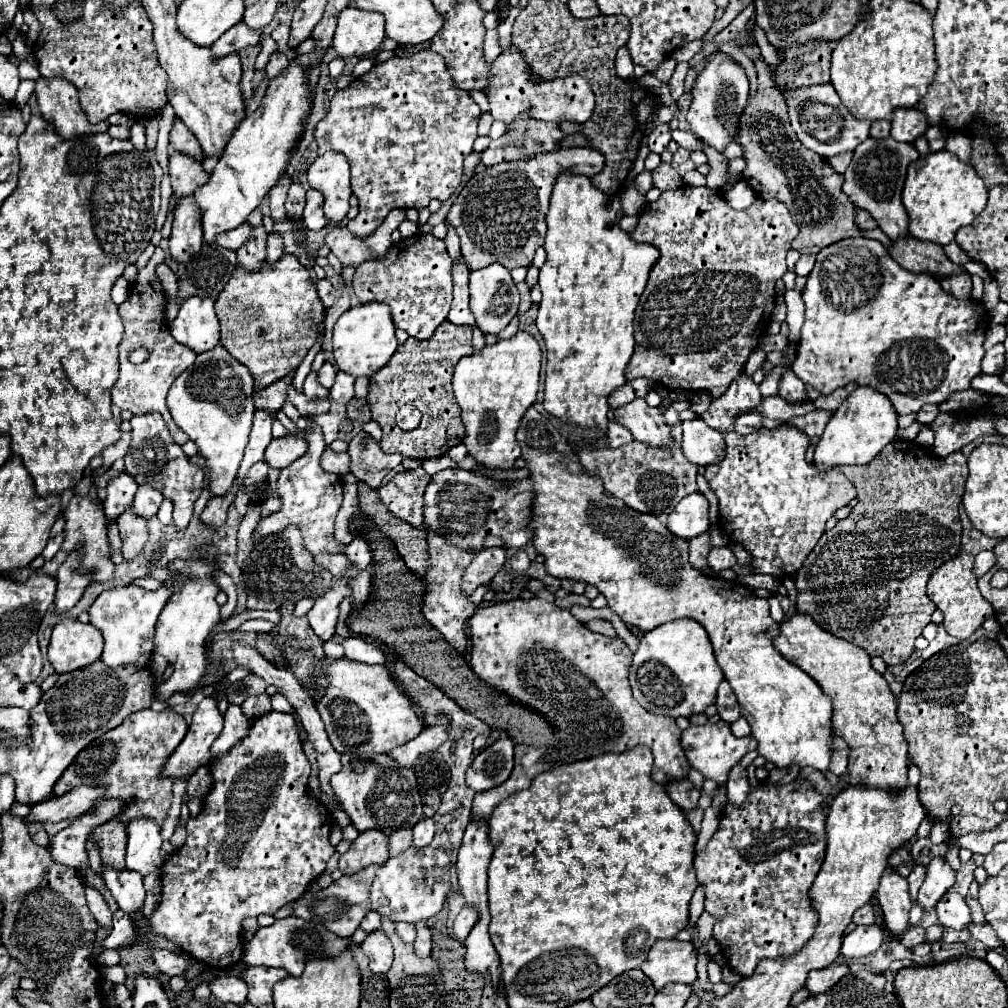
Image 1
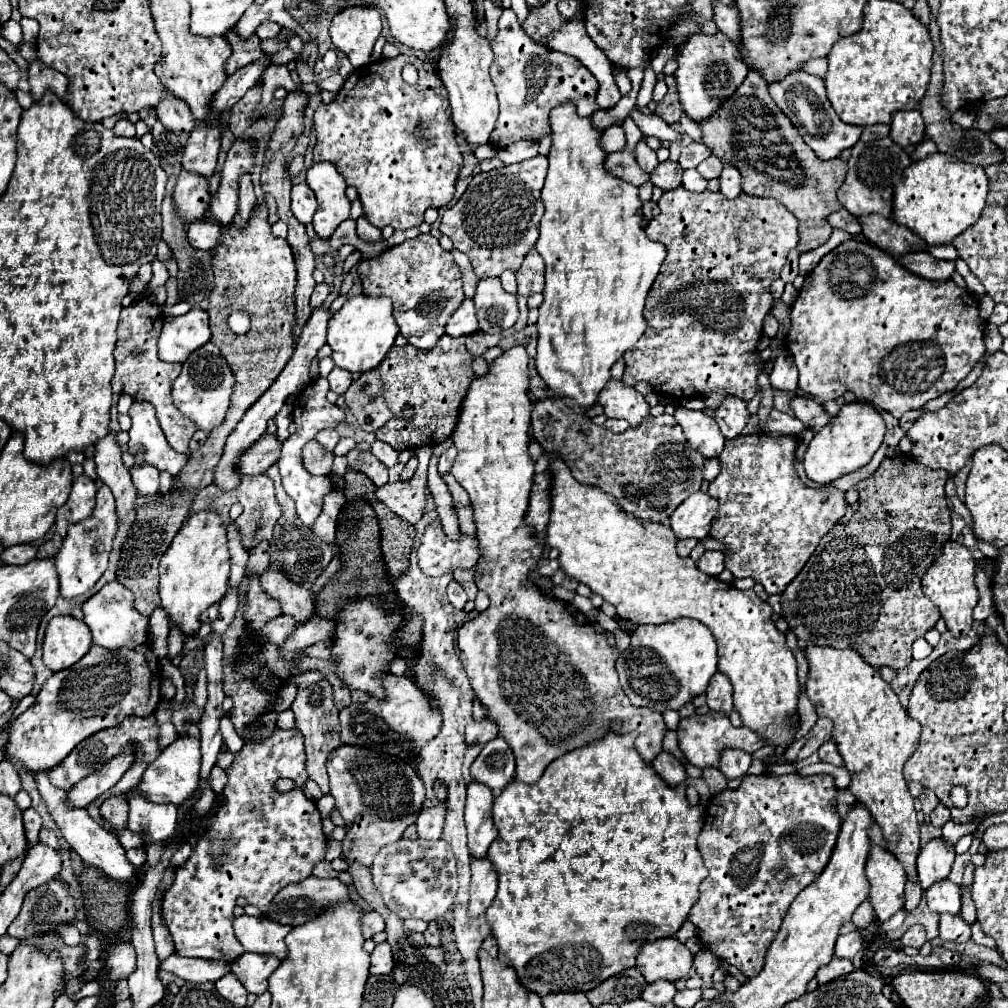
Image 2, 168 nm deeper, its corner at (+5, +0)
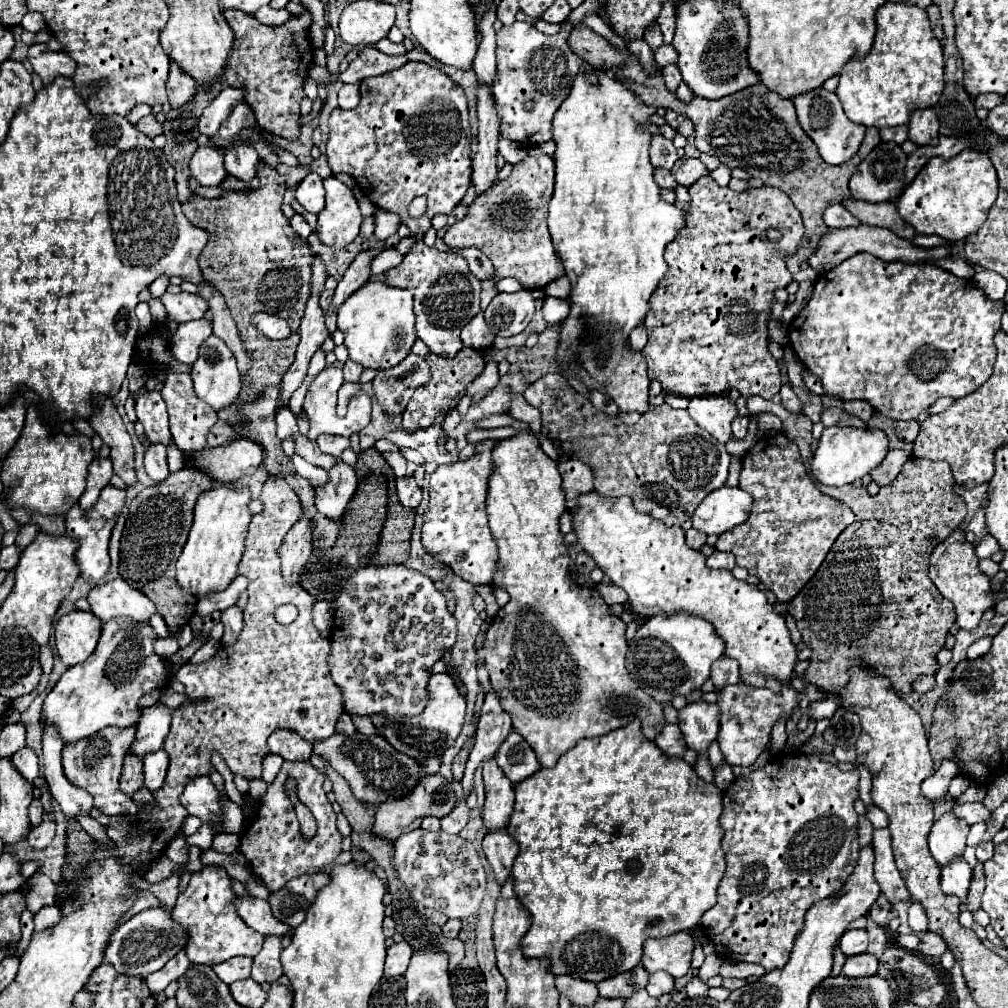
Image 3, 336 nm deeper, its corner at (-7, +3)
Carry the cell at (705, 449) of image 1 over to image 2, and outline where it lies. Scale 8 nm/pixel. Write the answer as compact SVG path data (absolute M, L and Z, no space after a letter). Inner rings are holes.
M678 407L674 417L684 429L688 443L704 457L718 457L722 453L726 439L720 433L714 417L706 415L704 411L690 411L686 407Z

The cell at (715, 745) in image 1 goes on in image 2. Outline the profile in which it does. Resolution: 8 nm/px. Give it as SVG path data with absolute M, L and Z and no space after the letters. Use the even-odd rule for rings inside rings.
M708 711L706 715L690 715L682 717L678 723L678 747L684 753L686 761L704 769L704 767L716 767L722 749L744 749L746 753L754 753L764 745L762 737L756 737L756 733L748 727L734 727L730 719L724 713Z

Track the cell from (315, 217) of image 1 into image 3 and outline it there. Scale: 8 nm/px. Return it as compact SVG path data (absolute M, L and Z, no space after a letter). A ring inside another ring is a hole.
M310 172L300 186L296 188L296 200L302 204L306 212L318 214L324 208L324 186L322 178L316 172Z

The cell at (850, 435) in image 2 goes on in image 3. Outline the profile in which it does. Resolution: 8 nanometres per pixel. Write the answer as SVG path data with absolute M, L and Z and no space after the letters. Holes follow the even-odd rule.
M832 426L832 428L824 428L810 468L818 482L826 486L844 486L844 484L852 484L854 480L864 478L870 470L874 470L884 460L886 454L888 454L888 436L880 428Z

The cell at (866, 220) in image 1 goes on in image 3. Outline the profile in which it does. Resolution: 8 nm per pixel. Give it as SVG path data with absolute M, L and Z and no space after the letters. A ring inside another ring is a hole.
M842 204L828 206L824 212L824 222L830 228L848 228L848 226L860 226L860 220L848 214L848 210Z

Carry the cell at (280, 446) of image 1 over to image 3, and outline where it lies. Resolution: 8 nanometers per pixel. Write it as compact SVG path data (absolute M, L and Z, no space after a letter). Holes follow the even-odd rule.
M248 438L234 440L220 448L206 448L200 454L188 454L188 462L208 472L216 482L236 482L252 476L264 462L264 448Z

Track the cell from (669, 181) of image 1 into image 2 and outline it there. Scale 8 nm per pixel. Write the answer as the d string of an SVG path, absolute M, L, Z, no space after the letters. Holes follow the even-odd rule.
M664 161L660 163L654 171L652 171L652 183L664 191L670 191L670 189L676 189L682 185L682 173L684 169L680 167L680 163L674 163L674 161Z

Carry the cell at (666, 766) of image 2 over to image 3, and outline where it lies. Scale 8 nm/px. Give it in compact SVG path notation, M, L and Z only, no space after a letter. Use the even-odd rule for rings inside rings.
M668 722L654 742L668 758L684 758L684 752L688 750L684 736L680 734L680 728L676 724L668 724Z

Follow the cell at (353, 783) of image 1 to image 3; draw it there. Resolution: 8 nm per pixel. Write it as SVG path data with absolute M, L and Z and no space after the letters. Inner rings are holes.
M356 732L354 736L334 734L326 740L314 740L314 752L324 756L328 764L346 778L352 788L352 794L358 802L370 804L386 804L406 798L422 780L424 772L418 760L394 750L382 736L364 736Z

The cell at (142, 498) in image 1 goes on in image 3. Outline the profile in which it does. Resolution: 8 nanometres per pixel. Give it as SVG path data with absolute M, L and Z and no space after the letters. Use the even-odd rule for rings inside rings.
M150 446L144 456L144 468L154 482L162 482L170 474L166 466L166 446Z

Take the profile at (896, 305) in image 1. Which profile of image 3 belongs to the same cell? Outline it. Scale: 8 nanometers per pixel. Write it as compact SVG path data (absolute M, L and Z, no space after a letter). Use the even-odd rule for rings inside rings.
M860 252L854 254L852 258L840 262L838 266L834 266L832 270L824 272L818 276L812 296L806 304L806 308L802 308L802 312L792 320L788 334L790 334L790 342L800 358L800 362L820 378L822 388L826 394L830 396L840 396L842 400L854 400L854 398L862 398L868 400L874 410L894 418L894 420L912 420L916 418L922 410L928 410L938 398L942 396L952 396L952 398L962 398L966 394L970 394L972 390L976 390L980 384L984 384L990 374L992 374L992 366L996 360L996 348L994 348L994 334L1000 330L1000 316L1004 312L1006 304L1004 302L994 302L990 300L982 290L978 290L972 280L962 280L956 278L952 272L936 266L936 264L904 264L904 262L884 262L868 252Z

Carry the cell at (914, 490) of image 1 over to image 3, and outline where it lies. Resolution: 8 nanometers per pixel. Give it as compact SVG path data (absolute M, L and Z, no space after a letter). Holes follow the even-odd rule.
M746 396L746 408L750 414L772 412L784 420L784 434L798 444L812 484L848 504L858 520L866 520L866 524L850 524L838 536L818 572L790 600L788 612L796 618L802 640L812 648L804 678L824 692L834 692L848 682L848 662L860 658L878 674L888 676L898 694L910 692L910 684L918 674L936 672L936 652L944 646L946 634L956 620L952 602L928 578L934 548L966 518L966 504L954 492L956 482L948 462L910 458L900 476L880 488L878 496L870 496L865 487L853 484L829 487L810 474L812 422L806 414L792 414L782 404L760 396Z

